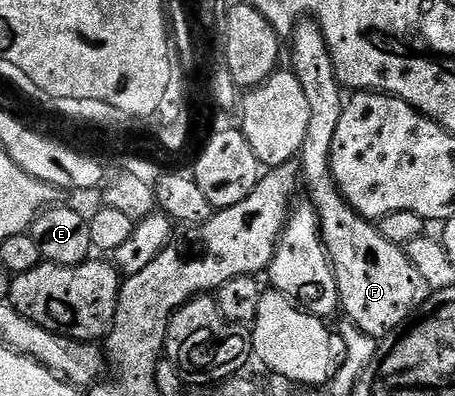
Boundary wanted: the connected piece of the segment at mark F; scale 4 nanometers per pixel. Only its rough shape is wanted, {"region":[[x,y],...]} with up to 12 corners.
{"region":[[298,22],[308,99],[300,177],[345,320],[385,339],[428,286],[332,175],[343,86],[324,31]]}

